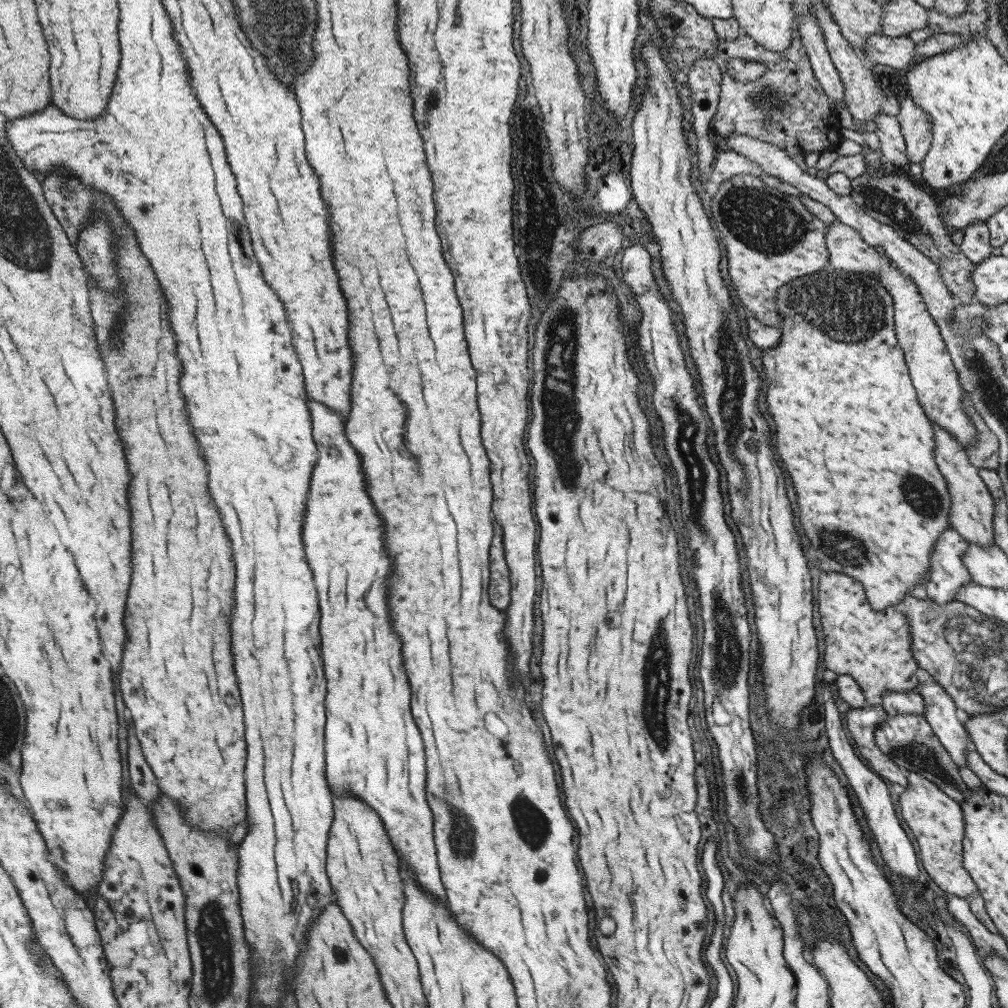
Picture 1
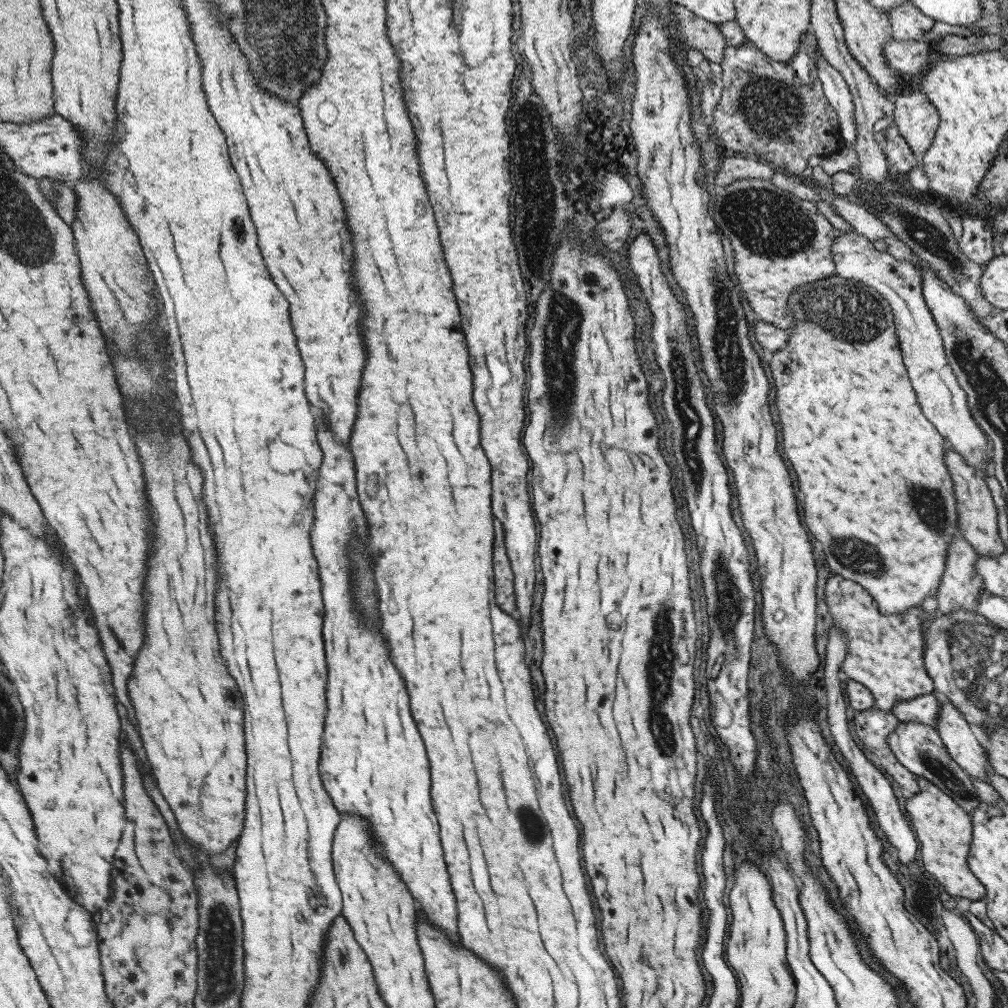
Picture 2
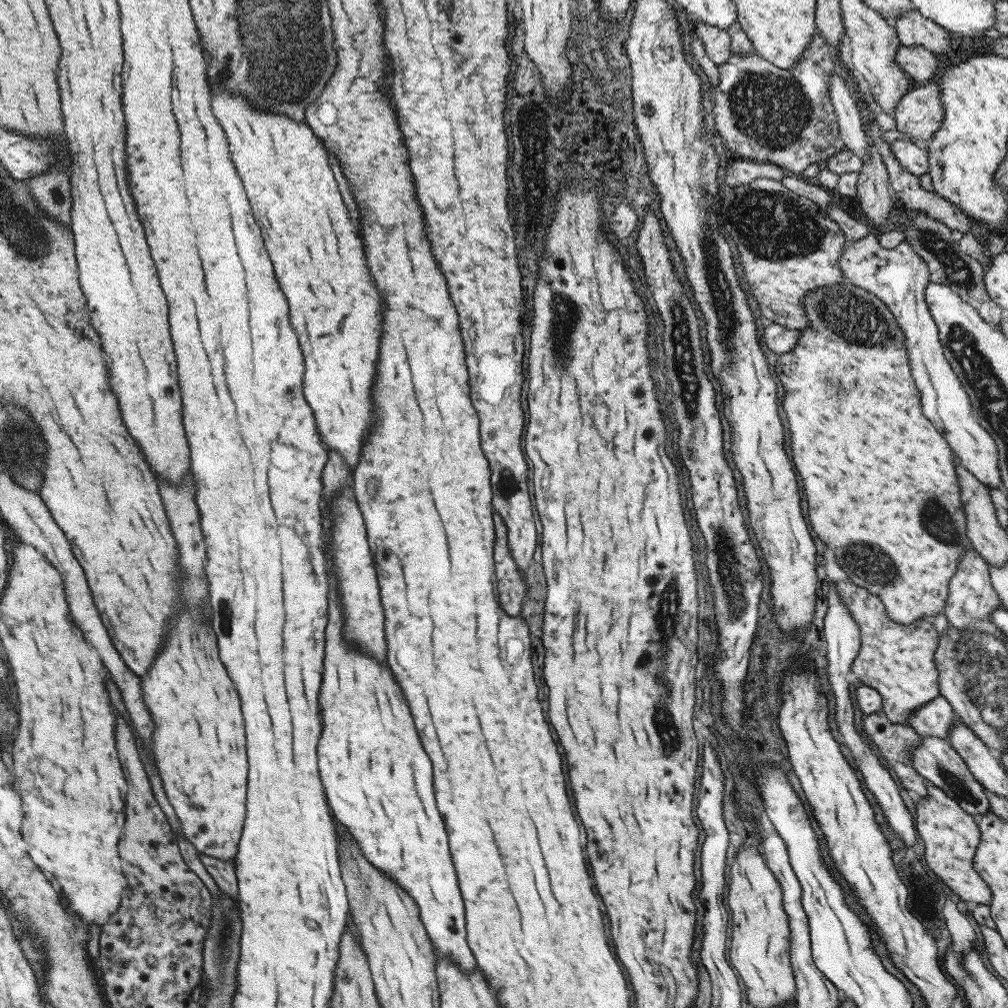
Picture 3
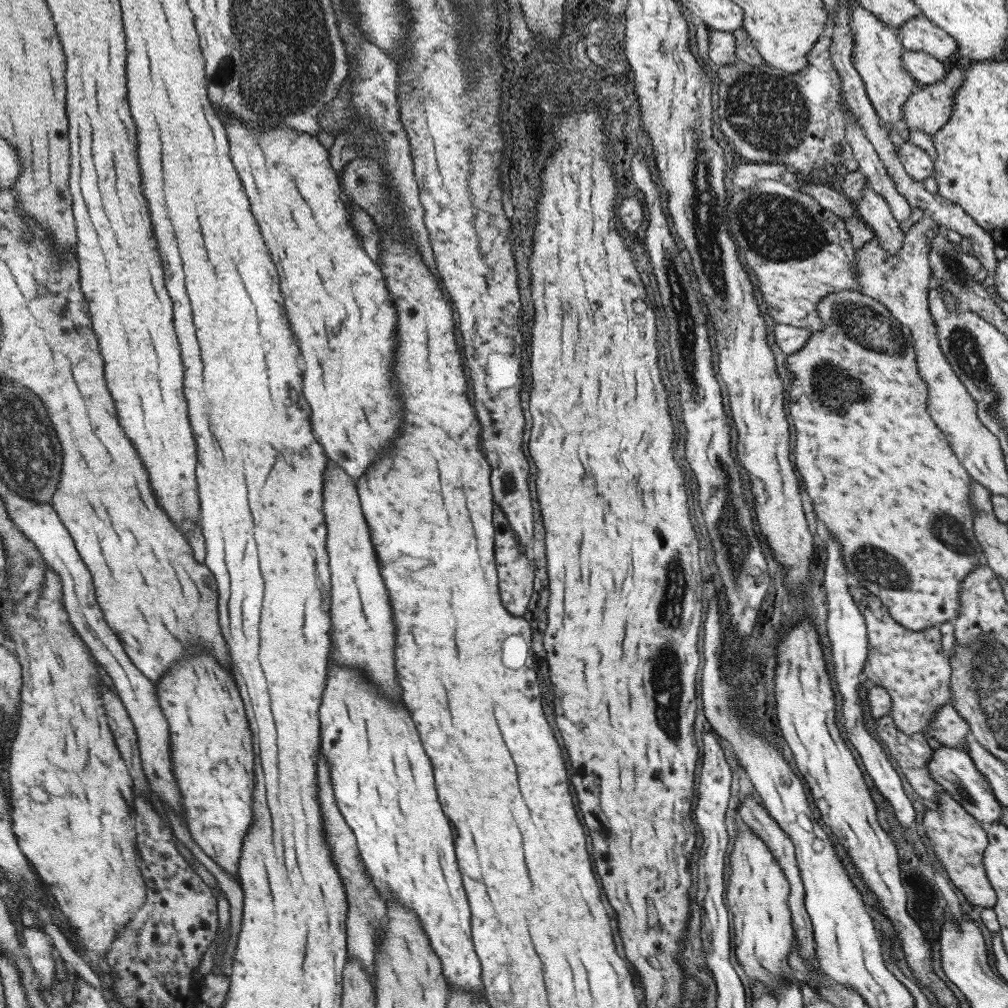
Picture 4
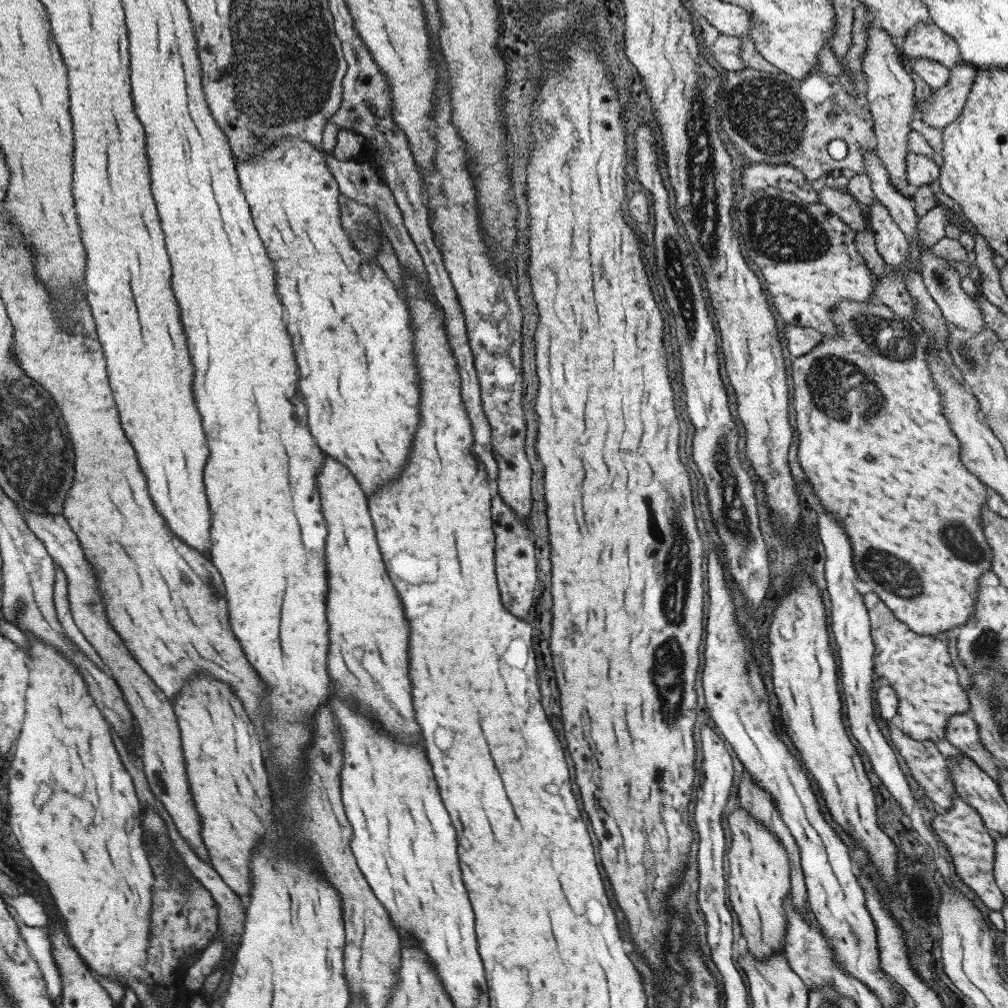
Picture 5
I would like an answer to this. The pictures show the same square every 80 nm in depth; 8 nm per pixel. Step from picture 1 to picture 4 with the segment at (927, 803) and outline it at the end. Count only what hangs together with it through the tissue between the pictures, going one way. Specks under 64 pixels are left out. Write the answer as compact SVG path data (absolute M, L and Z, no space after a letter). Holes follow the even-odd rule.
M940 792L937 794L937 806L933 810L926 808L923 813L920 834L931 846L937 863L946 872L956 890L964 895L965 900L975 906L992 908L996 901L996 894L981 865L987 844L987 835L983 826L967 814L960 803L955 802L945 792Z

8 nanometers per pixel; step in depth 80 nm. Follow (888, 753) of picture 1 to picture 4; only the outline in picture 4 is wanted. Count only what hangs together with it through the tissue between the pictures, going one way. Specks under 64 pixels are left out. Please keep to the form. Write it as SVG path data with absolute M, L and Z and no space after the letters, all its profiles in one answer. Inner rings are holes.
M944 745L933 749L931 760L925 765L930 777L937 782L949 797L960 803L961 808L970 814L982 826L989 823L1000 823L1001 804L993 797L987 781L979 770L973 766L973 760L962 750L947 748Z

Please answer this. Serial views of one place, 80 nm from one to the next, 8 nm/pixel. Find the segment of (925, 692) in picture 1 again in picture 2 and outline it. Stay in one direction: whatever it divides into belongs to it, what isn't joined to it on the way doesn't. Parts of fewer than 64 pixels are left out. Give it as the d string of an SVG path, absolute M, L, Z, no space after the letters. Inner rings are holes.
M937 695L939 699L936 734L945 745L949 757L953 759L969 776L975 776L989 785L986 776L992 772L987 763L985 750L969 730L969 724L965 722L961 714L948 700Z

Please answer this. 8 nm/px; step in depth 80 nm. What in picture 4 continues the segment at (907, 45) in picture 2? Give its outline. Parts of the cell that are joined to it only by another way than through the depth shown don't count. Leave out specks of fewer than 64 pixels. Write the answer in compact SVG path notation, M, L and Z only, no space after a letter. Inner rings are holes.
M903 50L900 56L902 66L920 84L939 82L947 73L947 64L938 61L925 52L907 52Z

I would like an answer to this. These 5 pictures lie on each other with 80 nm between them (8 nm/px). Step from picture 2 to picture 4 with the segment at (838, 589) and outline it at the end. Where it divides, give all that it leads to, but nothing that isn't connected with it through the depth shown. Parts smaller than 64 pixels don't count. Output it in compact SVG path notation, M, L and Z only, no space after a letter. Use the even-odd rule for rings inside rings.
M848 586L849 596L863 617L868 651L862 670L863 678L883 688L891 699L889 716L903 734L923 734L930 718L941 705L952 708L948 689L950 666L941 649L941 635L937 626L920 631L906 629L889 616L880 600L865 587Z

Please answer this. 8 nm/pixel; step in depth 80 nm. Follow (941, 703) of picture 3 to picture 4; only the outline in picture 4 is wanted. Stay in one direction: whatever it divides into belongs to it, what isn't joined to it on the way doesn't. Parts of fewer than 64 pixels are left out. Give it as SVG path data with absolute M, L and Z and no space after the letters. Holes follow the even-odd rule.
M941 705L930 720L922 734L926 740L935 739L947 748L955 748L965 753L965 740L970 737L970 729L955 709L949 705Z

